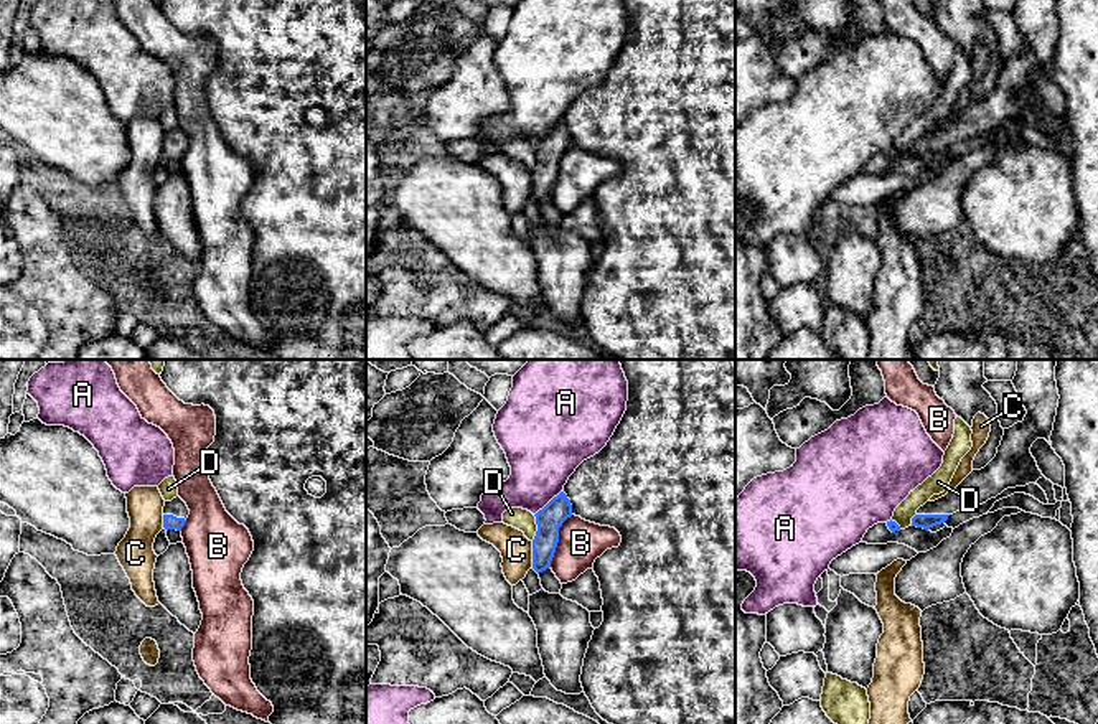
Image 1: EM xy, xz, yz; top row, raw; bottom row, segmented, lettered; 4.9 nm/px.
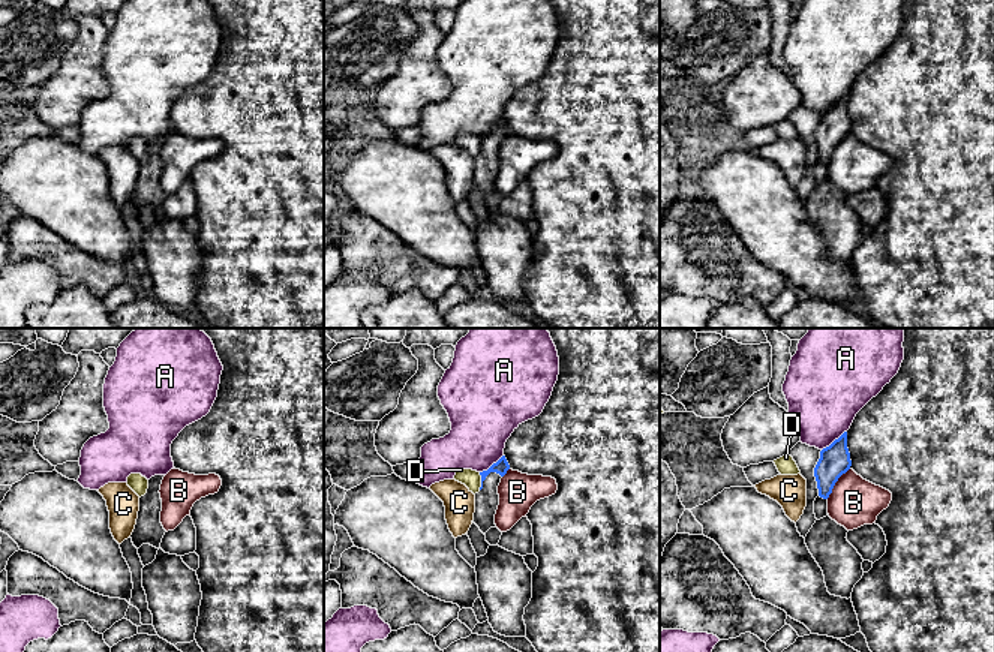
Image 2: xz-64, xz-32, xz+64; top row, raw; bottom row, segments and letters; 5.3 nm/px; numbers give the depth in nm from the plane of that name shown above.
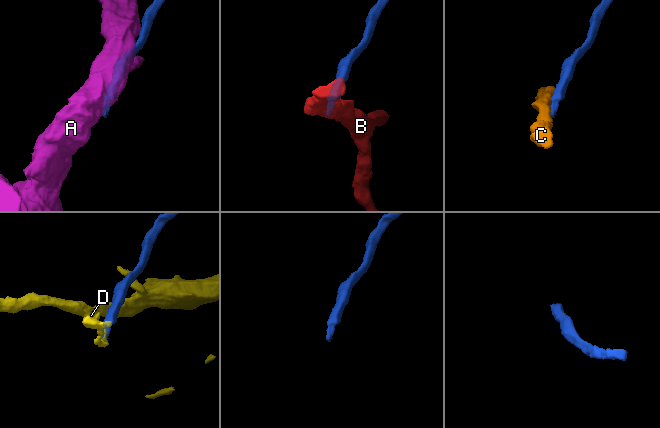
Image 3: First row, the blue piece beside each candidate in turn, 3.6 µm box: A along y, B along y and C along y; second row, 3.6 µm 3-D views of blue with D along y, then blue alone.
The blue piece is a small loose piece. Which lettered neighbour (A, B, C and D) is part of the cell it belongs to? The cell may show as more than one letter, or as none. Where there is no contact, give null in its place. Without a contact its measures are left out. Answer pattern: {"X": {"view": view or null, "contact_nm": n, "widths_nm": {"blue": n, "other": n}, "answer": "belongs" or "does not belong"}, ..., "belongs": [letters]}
{"A": {"view": "xz", "contact_nm": 190, "widths_nm": {"blue": 120, "other": 360}, "answer": "does not belong"}, "B": {"view": "xz", "contact_nm": 280, "widths_nm": {"blue": 120, "other": 220}, "answer": "does not belong"}, "C": {"view": "xz", "contact_nm": 130, "widths_nm": {"blue": 120, "other": 160}, "answer": "does not belong"}, "D": {"view": "xz", "contact_nm": 130, "widths_nm": {"blue": 120, "other": 110}, "answer": "does not belong"}, "belongs": []}

